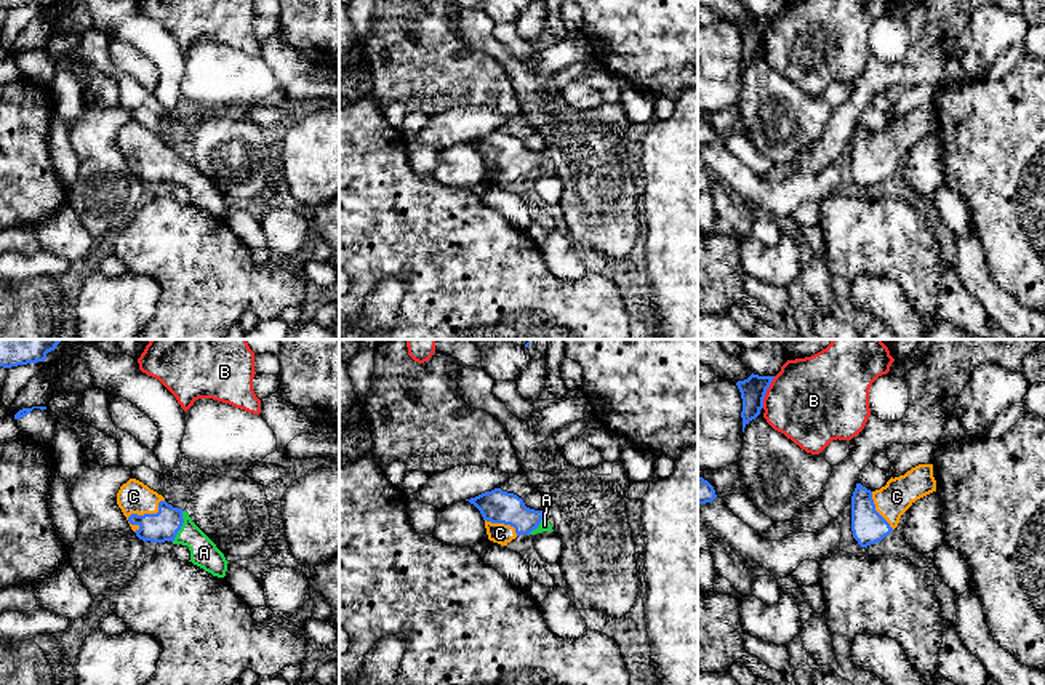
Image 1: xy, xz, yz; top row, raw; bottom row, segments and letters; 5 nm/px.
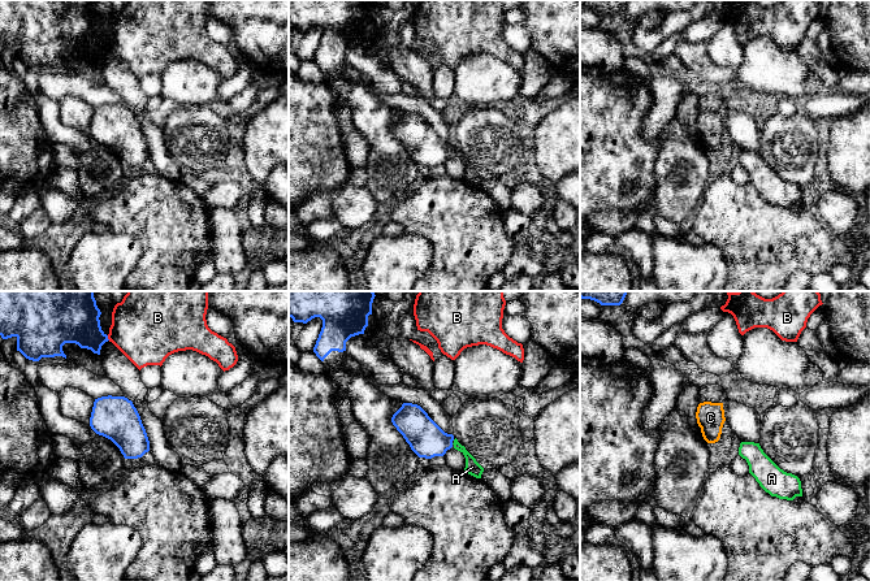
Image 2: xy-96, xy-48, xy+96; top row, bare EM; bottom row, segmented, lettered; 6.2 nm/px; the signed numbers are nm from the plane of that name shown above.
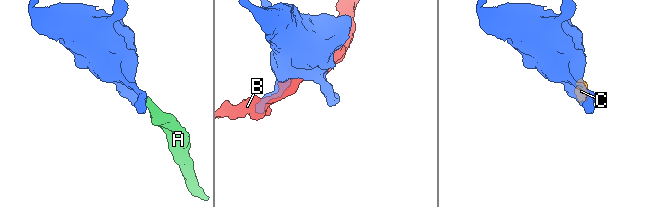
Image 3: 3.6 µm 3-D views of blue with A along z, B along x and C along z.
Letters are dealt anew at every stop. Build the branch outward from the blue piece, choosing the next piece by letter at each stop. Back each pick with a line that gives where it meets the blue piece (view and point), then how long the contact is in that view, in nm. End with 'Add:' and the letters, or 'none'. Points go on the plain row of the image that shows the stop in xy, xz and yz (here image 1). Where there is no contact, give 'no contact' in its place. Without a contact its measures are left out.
A: meets blue in xy at (181, 167); contact 170 nm long
C: meets blue in xy at (140, 157); contact 220 nm long
Add: A, C

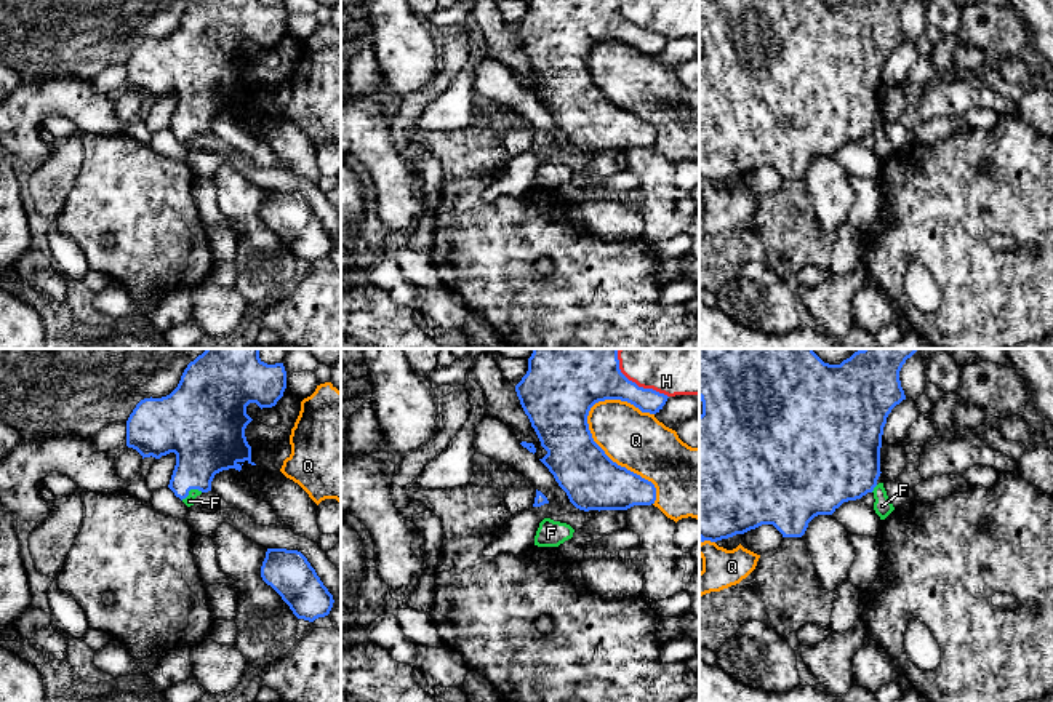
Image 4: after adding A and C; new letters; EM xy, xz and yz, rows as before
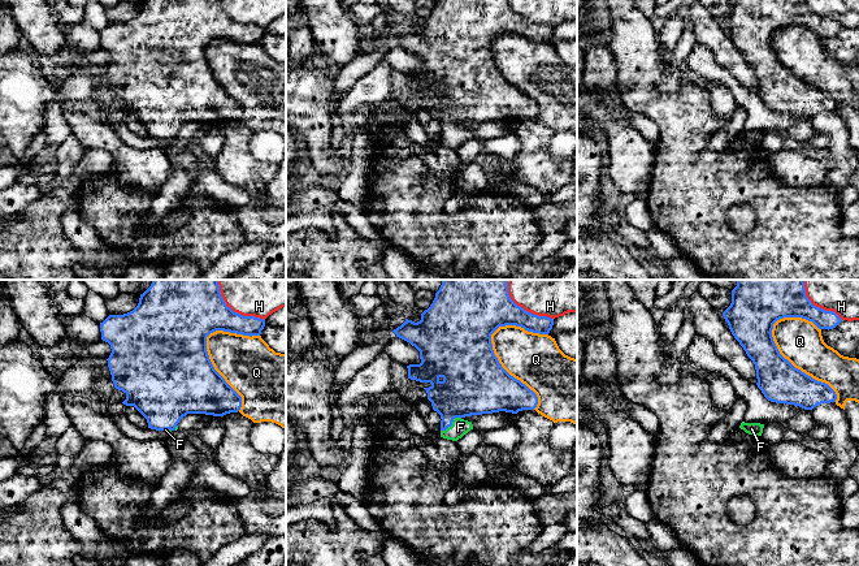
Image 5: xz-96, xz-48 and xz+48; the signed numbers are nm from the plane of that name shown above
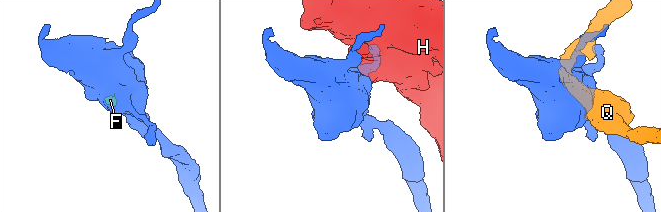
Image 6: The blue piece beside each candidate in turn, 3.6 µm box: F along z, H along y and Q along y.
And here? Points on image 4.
F: meets blue in xy at (191, 130); contact 120 nm long
Add: F

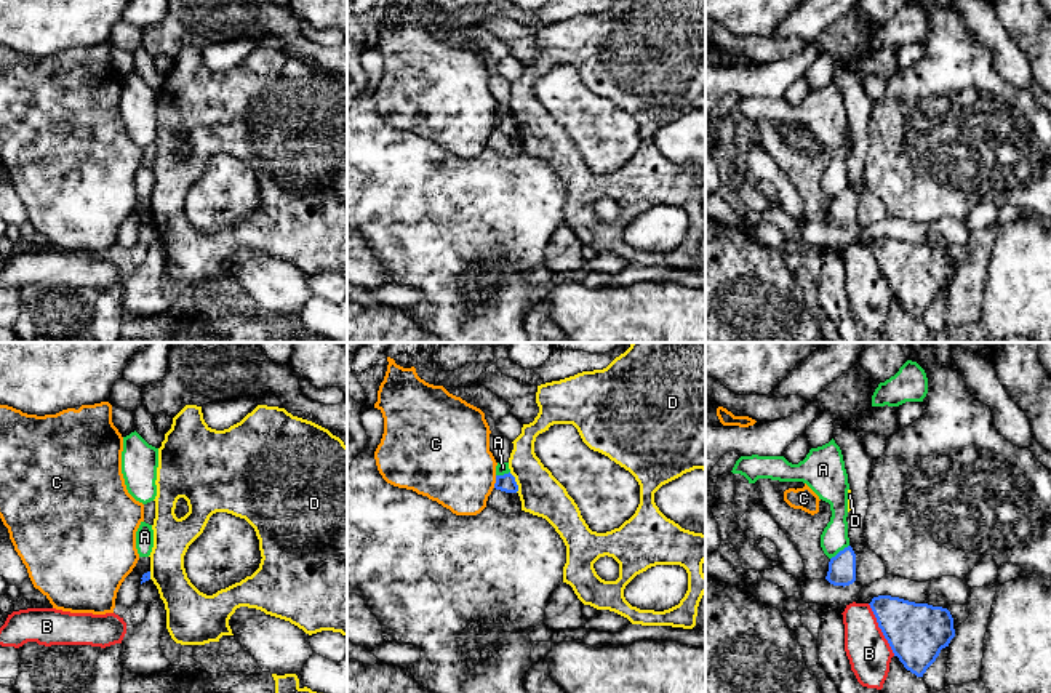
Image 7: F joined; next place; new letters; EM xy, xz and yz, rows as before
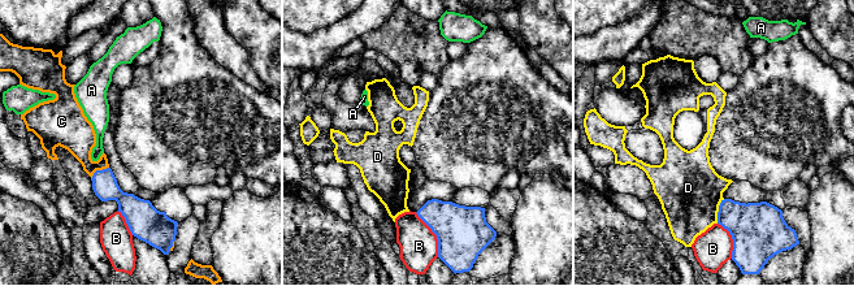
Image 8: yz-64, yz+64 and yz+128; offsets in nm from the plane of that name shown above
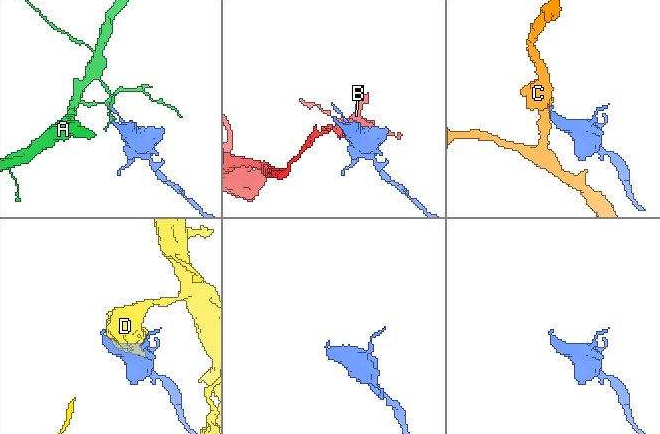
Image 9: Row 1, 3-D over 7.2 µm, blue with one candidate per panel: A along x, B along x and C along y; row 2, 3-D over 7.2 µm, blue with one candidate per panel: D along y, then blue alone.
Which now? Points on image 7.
Add: none

